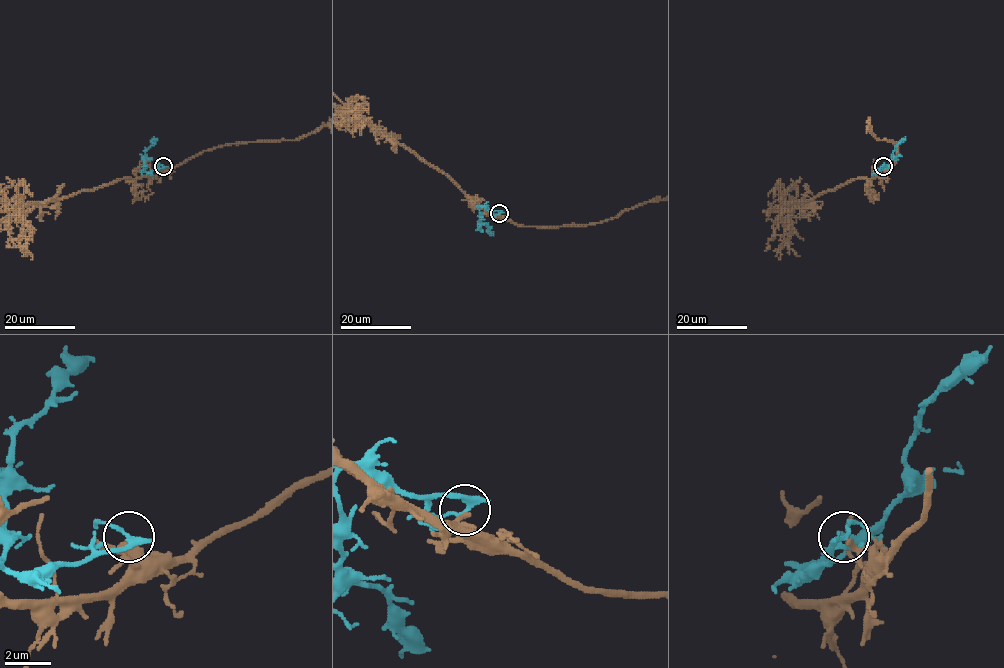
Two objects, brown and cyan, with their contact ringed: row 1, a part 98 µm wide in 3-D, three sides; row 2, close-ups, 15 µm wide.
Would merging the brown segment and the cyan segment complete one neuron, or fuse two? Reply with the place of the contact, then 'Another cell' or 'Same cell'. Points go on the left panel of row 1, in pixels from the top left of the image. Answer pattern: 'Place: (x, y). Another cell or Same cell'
Place: (163, 166). Another cell

